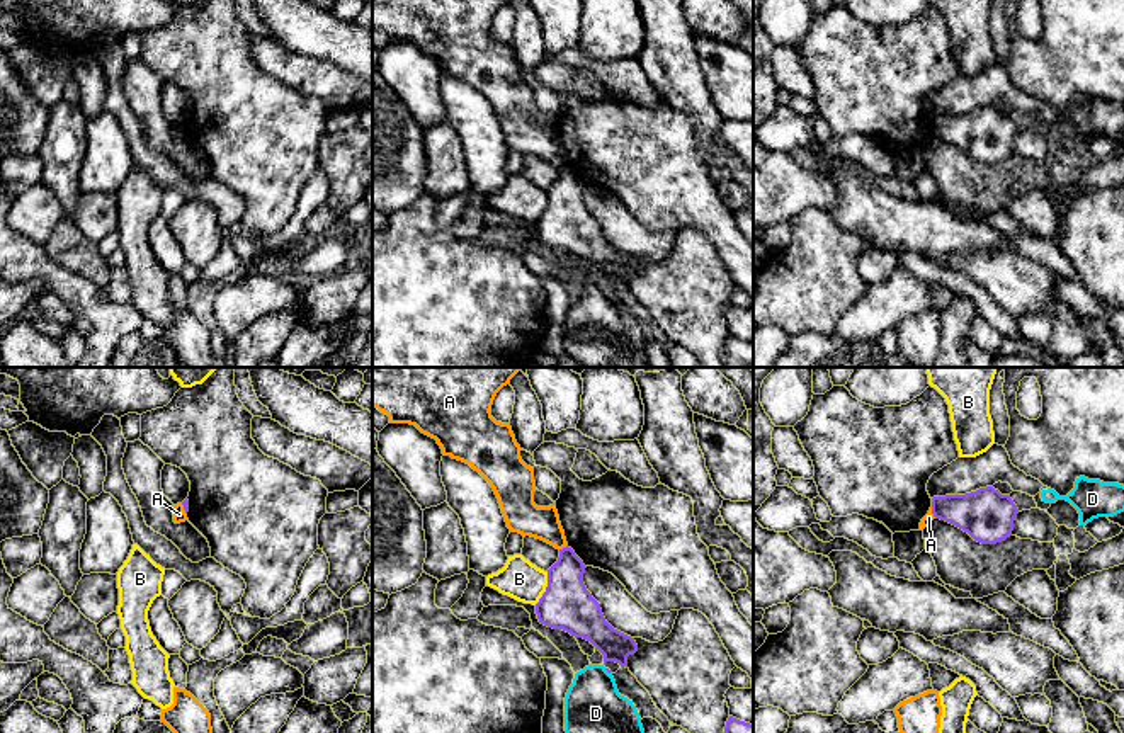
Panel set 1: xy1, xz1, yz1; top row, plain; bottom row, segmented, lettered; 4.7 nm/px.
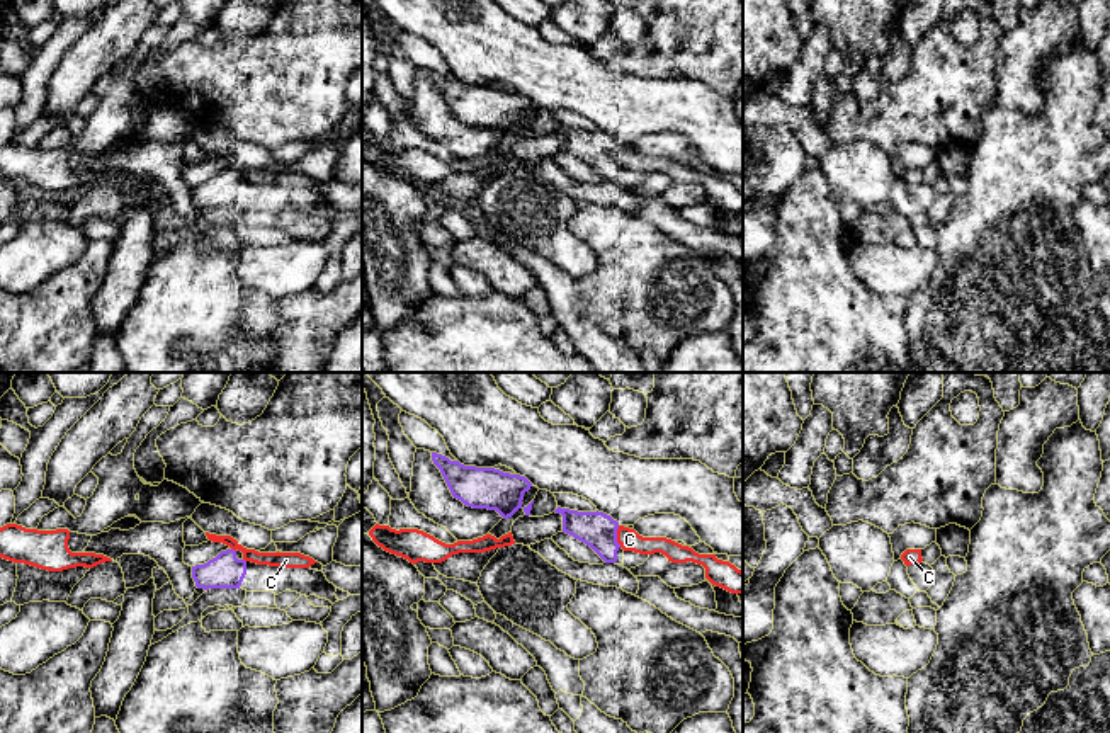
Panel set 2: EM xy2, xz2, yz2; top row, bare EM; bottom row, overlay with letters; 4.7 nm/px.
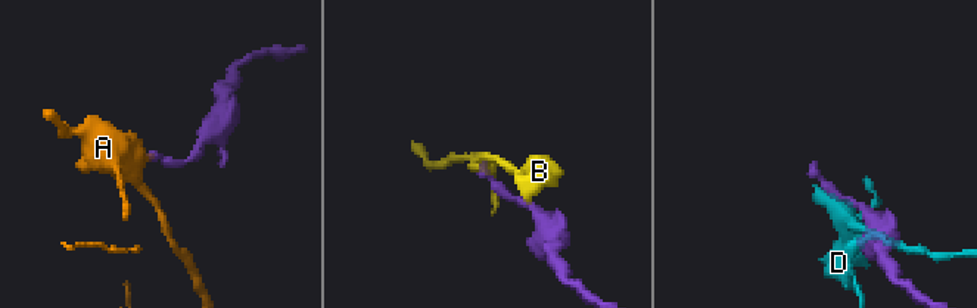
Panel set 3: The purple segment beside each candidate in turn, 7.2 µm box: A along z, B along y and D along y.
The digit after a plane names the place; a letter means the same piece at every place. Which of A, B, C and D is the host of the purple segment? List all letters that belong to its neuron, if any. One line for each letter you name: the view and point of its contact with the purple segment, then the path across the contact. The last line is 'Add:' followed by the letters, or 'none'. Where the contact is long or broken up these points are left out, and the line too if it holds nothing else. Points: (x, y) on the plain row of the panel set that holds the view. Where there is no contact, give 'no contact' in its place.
Add: none

